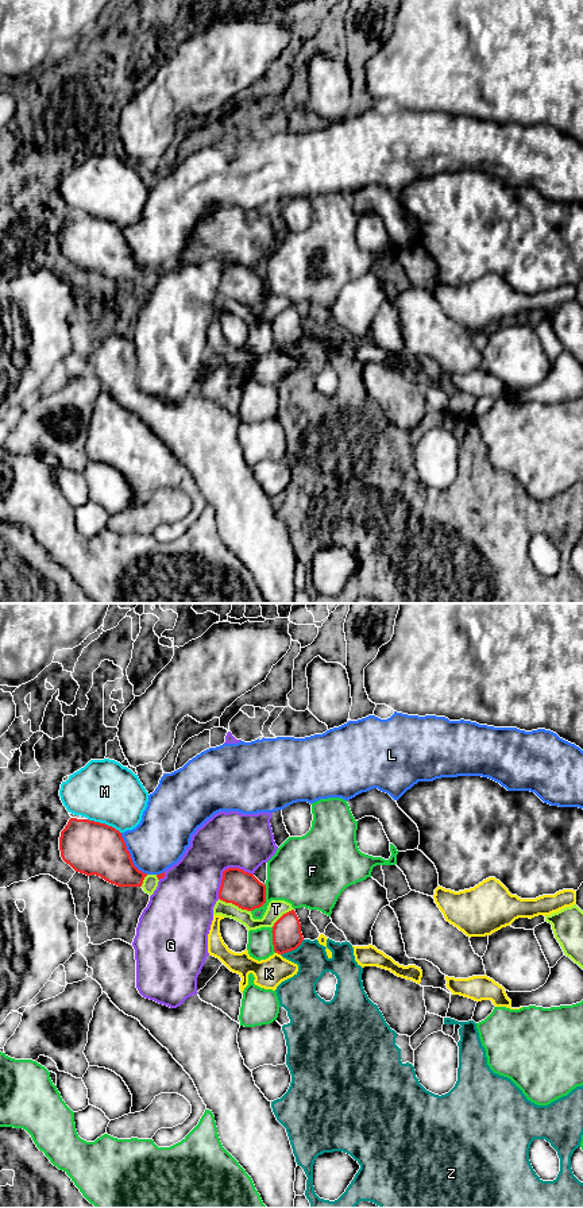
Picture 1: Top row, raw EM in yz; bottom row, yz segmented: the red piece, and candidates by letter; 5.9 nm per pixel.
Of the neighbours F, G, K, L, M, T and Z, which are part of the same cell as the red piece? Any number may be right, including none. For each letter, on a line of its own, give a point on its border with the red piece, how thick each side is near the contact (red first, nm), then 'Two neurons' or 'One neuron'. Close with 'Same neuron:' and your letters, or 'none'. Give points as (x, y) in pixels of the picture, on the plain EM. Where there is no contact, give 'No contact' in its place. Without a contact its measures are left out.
F: Touches red at yz (265, 296). Thickness 200 nm (red) against 360 nm. One neuron
G: Touches red at yz (224, 266). Thickness 200 nm (red) against 340 nm. Two neurons
K: Touches red at yz (278, 348). Thickness 180 nm (red) against 180 nm. Two neurons
L: Touches red at yz (130, 251). Thickness 320 nm (red) against 320 nm. Two neurons
M: Touches red at yz (104, 219). Thickness 320 nm (red) against 380 nm. Two neurons
T: Touches red at yz (235, 300). Thickness 200 nm (red) against 110 nm. Two neurons
Z: Touches red at yz (292, 344). Thickness 180 nm (red) against 190 nm. Two neurons
Same neuron: F

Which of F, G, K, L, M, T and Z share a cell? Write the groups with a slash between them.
F / G / K / L / M / T / Z

